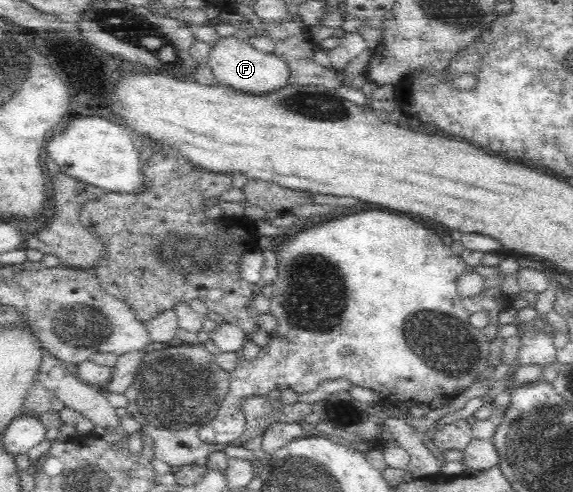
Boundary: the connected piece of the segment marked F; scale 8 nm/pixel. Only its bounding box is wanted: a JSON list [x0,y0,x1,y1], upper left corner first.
[206,35,289,95]

